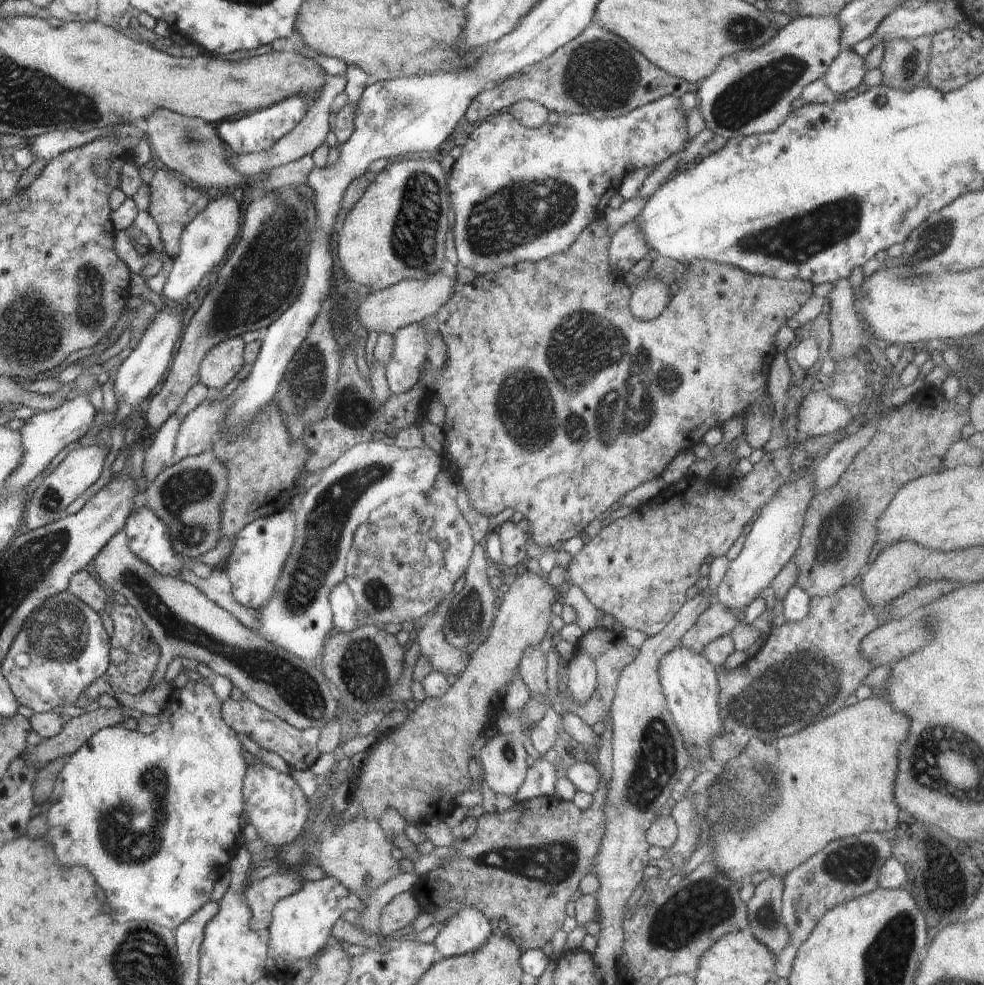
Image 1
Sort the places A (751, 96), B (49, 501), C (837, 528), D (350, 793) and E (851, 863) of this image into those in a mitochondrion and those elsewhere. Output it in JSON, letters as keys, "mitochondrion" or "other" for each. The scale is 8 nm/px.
{"A":"mitochondrion","B":"mitochondrion","C":"mitochondrion","D":"other","E":"mitochondrion"}

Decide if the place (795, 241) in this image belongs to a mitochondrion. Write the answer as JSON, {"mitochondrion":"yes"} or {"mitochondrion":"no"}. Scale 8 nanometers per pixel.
{"mitochondrion":"yes"}

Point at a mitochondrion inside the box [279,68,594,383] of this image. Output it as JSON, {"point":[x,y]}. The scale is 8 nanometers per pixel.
{"point":[496,224]}

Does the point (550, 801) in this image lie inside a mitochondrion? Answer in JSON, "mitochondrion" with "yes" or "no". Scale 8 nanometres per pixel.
{"mitochondrion":"no"}

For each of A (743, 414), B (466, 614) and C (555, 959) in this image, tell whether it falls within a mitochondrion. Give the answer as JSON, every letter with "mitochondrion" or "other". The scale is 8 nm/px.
{"A":"other","B":"mitochondrion","C":"other"}

